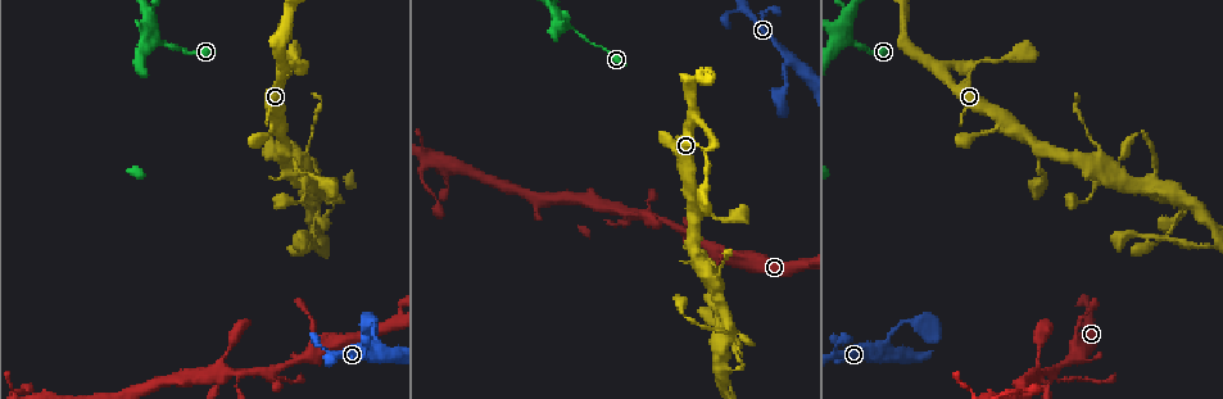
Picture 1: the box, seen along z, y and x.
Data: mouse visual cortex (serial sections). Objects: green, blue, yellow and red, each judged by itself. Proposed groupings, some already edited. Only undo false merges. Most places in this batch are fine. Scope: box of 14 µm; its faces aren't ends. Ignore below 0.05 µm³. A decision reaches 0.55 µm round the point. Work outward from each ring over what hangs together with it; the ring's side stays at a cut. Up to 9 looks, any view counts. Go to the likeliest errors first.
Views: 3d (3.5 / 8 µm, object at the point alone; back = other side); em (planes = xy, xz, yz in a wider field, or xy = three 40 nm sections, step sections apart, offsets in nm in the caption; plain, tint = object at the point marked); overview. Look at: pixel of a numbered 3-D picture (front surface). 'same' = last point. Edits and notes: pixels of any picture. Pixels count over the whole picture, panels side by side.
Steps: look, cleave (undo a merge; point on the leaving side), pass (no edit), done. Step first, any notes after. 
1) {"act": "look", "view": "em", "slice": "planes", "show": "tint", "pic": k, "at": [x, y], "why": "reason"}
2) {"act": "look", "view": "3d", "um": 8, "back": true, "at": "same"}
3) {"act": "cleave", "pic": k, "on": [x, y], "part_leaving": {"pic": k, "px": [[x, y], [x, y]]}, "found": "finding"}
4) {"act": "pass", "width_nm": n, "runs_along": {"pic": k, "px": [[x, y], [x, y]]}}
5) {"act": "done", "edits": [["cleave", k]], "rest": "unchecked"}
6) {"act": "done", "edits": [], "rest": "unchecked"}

{"act": "look", "view": "3d", "um": 8, "pic": 1, "at": [1158, 164], "why": "sudden change in width"}

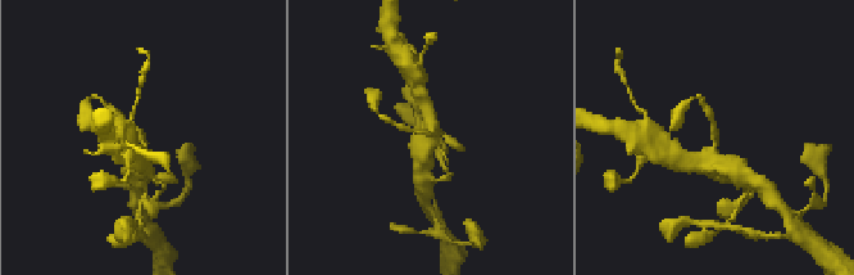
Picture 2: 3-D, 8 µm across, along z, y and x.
{"act": "look", "view": "em", "slice": "xy", "step": 5, "show": "tint", "pic": 2, "at": [718, 137], "arm_widths_nm": [150, 450], "why": "need the tissue"}

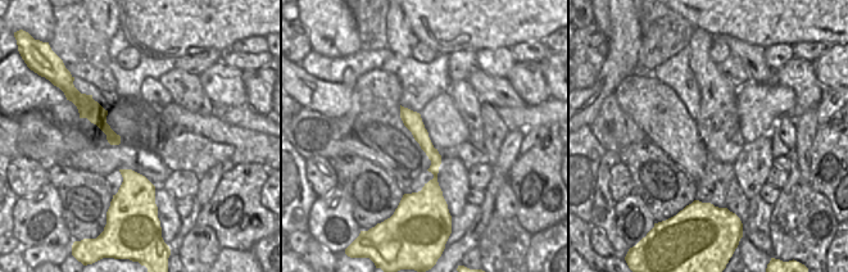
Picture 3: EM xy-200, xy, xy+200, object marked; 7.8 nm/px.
{"act": "pass", "runs_along": {"pic": 2, "px": [[142, 162], [142, 136], [113, 111]]}, "found": "continuous, no second cell"}

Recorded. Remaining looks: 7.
{"act": "look", "view": "em", "slice": "planes", "show": "tint", "pic": 1, "at": [785, 57], "why": "side arm on a straight run"}

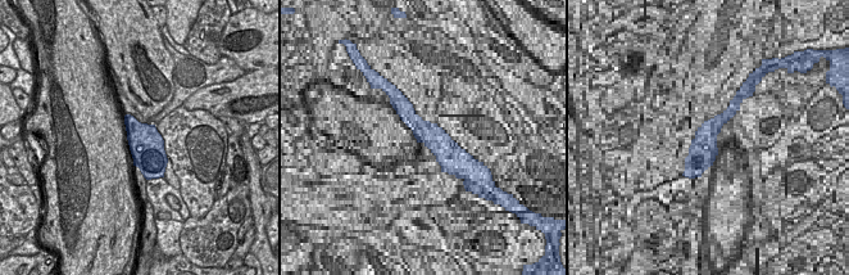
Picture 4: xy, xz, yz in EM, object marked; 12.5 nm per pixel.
{"act": "look", "view": "3d", "um": 3.5, "at": "same"}

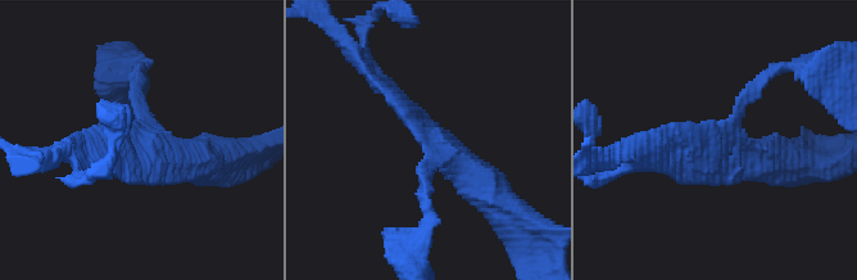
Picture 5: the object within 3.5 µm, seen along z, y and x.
{"act": "pass", "runs_along": {"pic": 5, "px": [[654, 153], [707, 149], [767, 78]]}, "found": "one cell here"}

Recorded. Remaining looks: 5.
{"act": "look", "view": "3d", "um": 3.5, "pic": 1, "at": [1164, 237], "why": "branch point"}

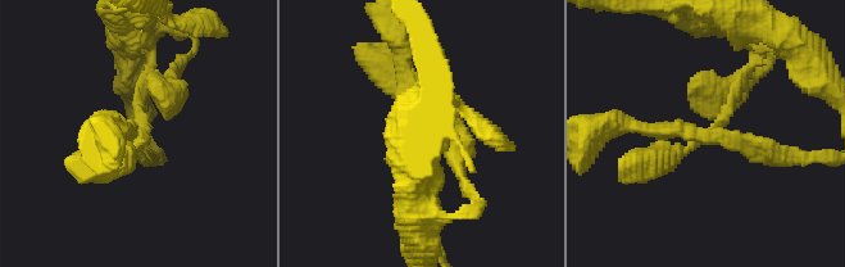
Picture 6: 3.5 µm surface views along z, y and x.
{"act": "look", "view": "em", "slice": "xy", "step": 2, "show": "tint", "pic": 6, "at": [144, 133], "arms": 3, "arm_widths_nm": [100, 200, 350], "why": "shape alone is not enough"}

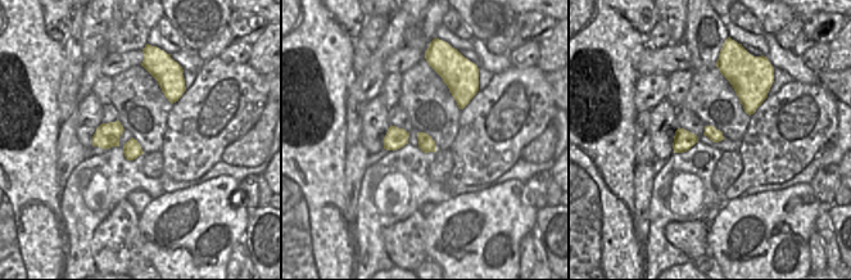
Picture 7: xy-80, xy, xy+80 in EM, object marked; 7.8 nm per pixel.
{"act": "look", "view": "em", "slice": "xy", "step": 3, "show": "tint", "at": "same", "why": "another direction"}

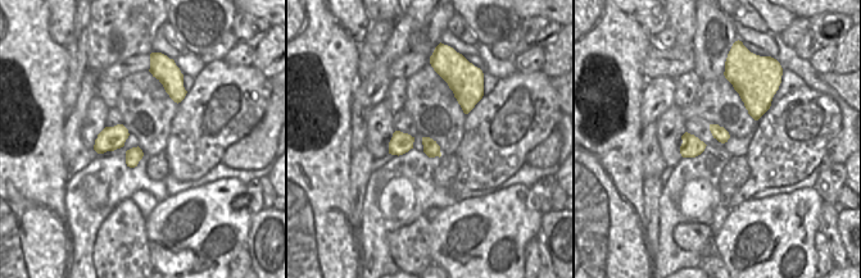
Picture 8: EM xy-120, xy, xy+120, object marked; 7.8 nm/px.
{"act": "pass", "runs_along": {"pic": 6, "px": [[752, 64], [705, 135], [636, 127]]}, "found": "all the same cell"}

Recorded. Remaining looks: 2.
{"act": "look", "view": "3d", "um": 3.5, "pic": 1, "at": [844, 41], "why": "four arms meet"}

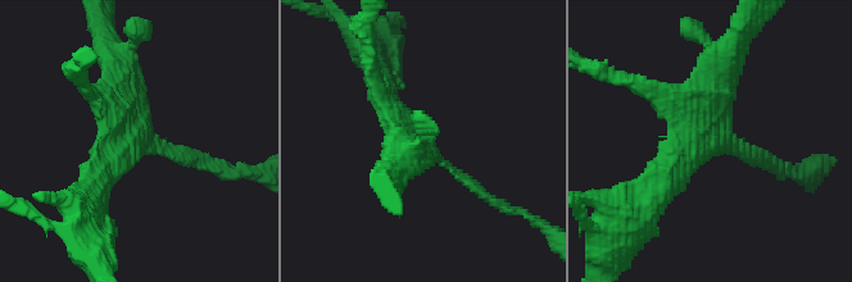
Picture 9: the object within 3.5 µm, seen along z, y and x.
{"act": "look", "view": "em", "slice": "xy", "step": 5, "show": "tint", "pic": 9, "at": [424, 145]}

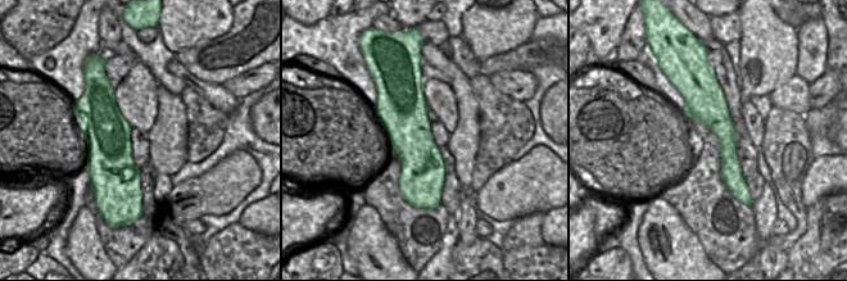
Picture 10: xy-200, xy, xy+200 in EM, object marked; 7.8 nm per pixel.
{"act": "pass", "arm_widths_nm": [150, 250, 300, 350], "runs_along": {"pic": 10, "px": [[415, 71], [412, 144], [433, 204]]}, "found": "continuous, no second cell"}

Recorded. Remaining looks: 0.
{"act": "done", "edits": [], "rest": "unchecked"}

